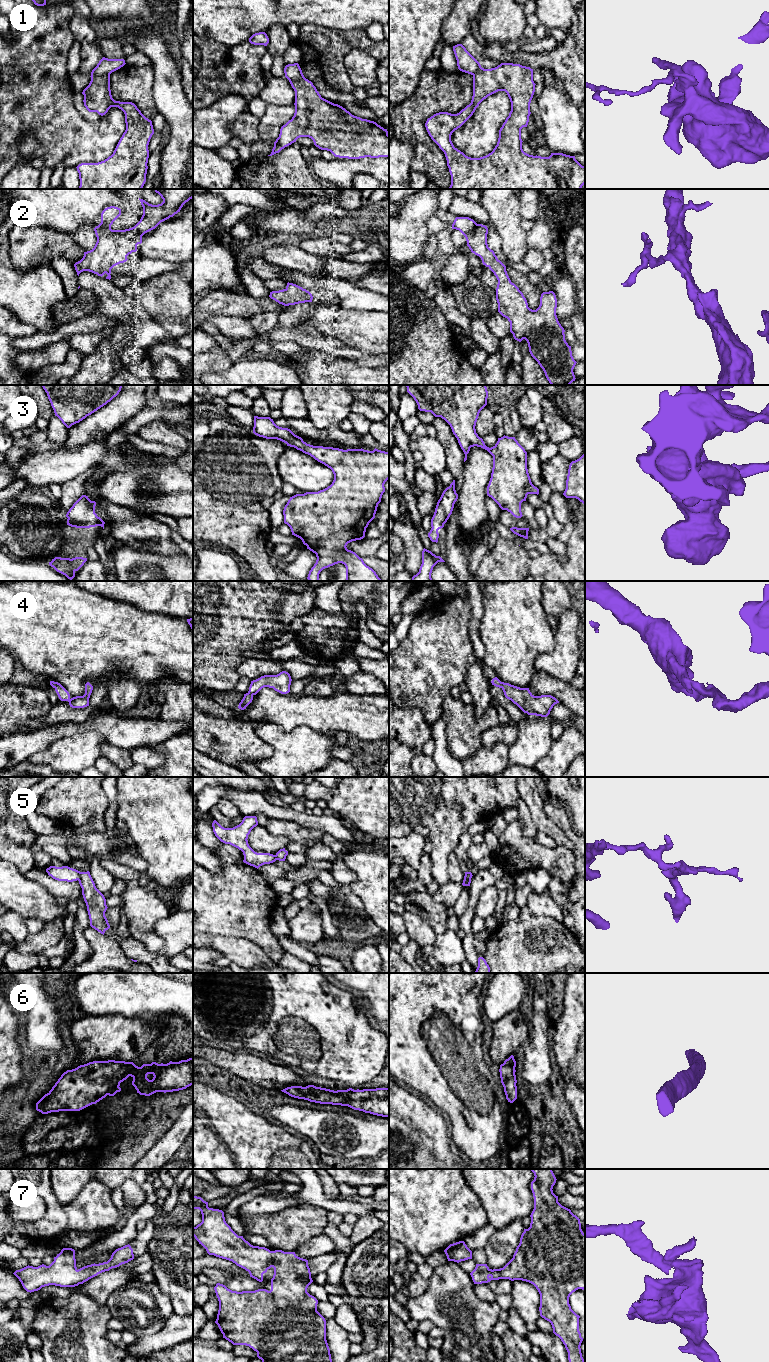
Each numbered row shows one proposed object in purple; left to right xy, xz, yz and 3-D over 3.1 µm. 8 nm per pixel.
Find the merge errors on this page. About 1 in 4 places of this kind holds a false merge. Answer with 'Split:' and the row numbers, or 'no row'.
Split: 1, 5

